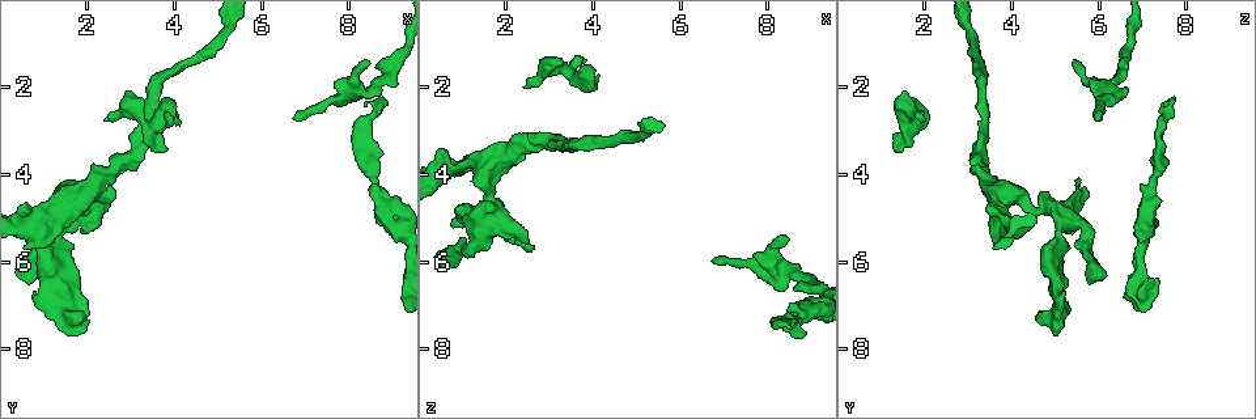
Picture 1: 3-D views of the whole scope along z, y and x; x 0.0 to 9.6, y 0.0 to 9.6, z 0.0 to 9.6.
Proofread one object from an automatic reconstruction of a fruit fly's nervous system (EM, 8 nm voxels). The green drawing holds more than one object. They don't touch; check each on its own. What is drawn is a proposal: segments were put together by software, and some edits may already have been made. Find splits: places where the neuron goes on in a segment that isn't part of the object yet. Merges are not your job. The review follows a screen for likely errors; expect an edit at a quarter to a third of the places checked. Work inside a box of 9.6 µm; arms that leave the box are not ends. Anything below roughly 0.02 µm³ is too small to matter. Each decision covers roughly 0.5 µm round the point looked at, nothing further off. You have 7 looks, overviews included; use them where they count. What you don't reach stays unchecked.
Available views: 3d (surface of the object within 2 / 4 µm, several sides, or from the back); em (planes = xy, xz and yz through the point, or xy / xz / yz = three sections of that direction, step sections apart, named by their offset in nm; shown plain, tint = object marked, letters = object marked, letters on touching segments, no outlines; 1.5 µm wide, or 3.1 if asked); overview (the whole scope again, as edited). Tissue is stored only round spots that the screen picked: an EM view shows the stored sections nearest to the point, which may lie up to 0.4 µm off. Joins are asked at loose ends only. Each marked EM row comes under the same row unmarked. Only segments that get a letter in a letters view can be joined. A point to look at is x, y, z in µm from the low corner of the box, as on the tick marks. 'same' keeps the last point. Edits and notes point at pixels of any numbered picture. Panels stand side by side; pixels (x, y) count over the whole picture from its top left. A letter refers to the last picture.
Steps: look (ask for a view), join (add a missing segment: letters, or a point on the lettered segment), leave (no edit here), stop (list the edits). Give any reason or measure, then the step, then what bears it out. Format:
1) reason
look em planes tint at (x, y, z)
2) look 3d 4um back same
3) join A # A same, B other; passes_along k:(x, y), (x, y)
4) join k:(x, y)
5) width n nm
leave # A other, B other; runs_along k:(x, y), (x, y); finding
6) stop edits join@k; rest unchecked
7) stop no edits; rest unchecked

free end
look 3d 2um at (6.75, 2.70, 6.00)

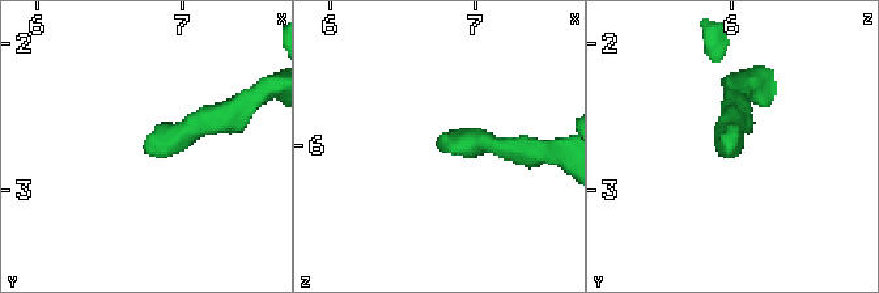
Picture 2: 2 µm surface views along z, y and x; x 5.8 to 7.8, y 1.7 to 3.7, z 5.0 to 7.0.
look em planes letters at (6.74, 2.72, 6.02)

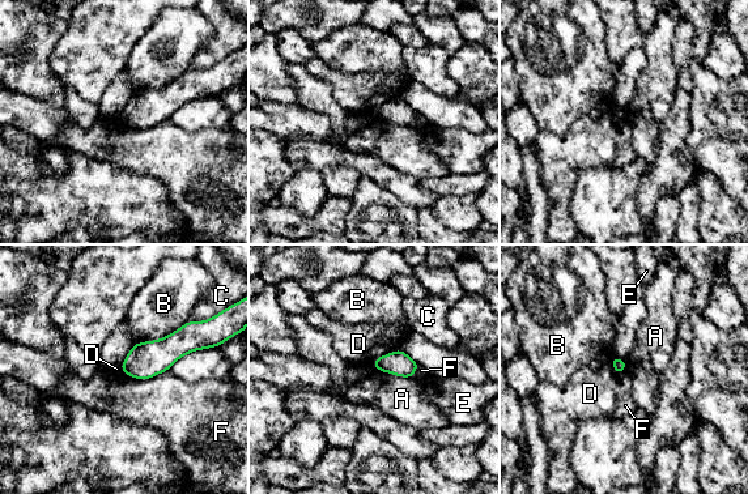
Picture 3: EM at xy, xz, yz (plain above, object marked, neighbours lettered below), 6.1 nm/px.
longest_contact B 380 nm
leave # A other, B other, C other, D other, E other, F other; border 3:(377, 369), (412, 378); none of them fits

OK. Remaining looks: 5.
free end
look 3d 4um at (8.45, 1.50, 5.55)

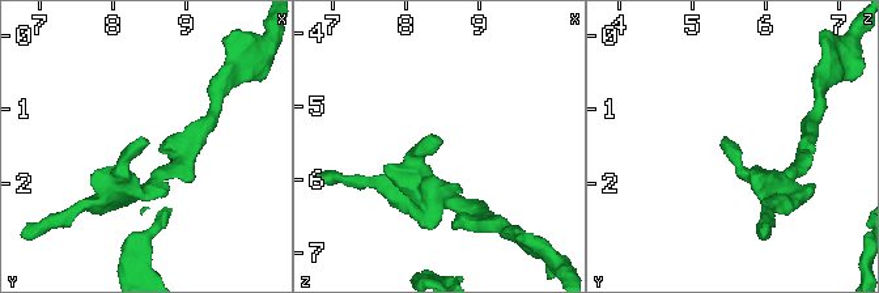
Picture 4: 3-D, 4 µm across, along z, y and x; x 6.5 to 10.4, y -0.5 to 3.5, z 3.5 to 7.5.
now the EM
look em xz step 4 tint at (8.50, 1.45, 5.55)

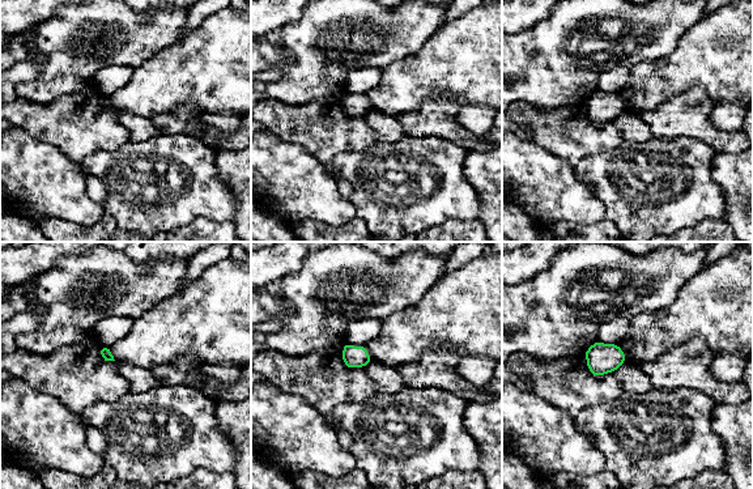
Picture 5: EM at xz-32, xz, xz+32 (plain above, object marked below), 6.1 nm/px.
cut it another way
look em planes letters same

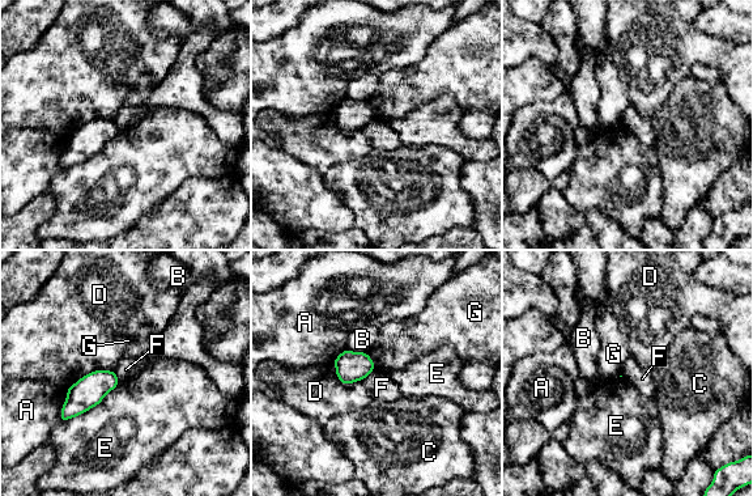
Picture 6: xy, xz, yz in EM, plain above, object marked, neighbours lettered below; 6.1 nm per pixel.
leave # A other, B other, C other, D other, E other, F other, G other; border 6:(375, 369), (362, 380); none of them fits

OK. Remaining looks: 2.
stop no edits; rest unchecked

